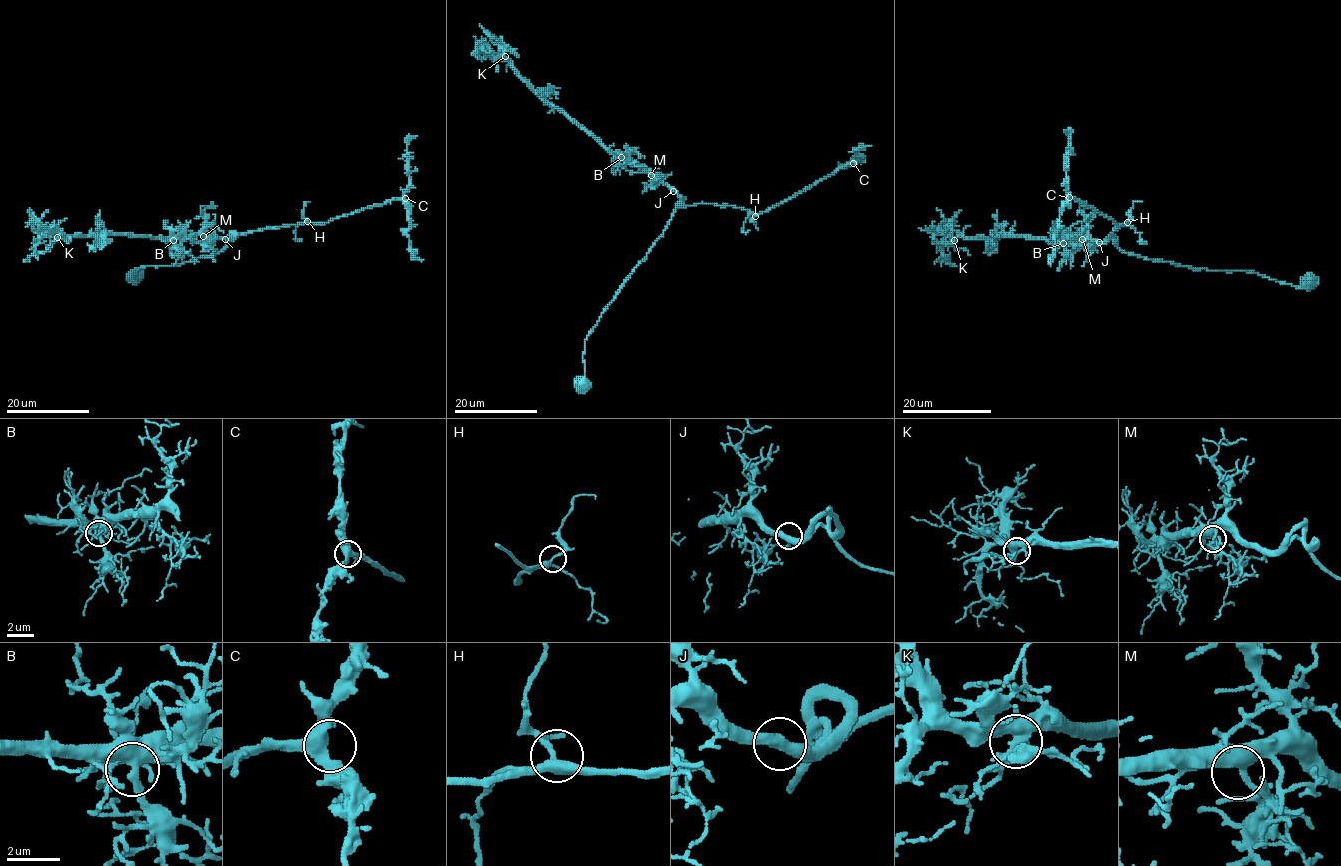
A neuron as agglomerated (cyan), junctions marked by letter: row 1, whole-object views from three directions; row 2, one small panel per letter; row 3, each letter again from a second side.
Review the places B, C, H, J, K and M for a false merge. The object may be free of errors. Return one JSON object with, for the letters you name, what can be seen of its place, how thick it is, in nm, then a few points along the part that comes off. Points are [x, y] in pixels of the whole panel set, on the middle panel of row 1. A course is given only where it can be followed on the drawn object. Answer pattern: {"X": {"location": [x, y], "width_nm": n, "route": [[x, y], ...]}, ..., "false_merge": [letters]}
{"false_merge": []}

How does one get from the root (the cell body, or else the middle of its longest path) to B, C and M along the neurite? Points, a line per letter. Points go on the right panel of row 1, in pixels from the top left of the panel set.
B: (1310, 281), (1293, 287), (1254, 272), (1148, 260), (1124, 252), (1110, 239), (1100, 243), (1089, 235), (1063, 243)
C: (1310, 281), (1293, 287), (1254, 272), (1192, 269), (1124, 252), (1113, 234), (1124, 224), (1069, 197)
M: (1310, 281), (1293, 287), (1254, 272), (1192, 269), (1124, 252), (1110, 239), (1103, 243), (1089, 235), (1082, 239)

